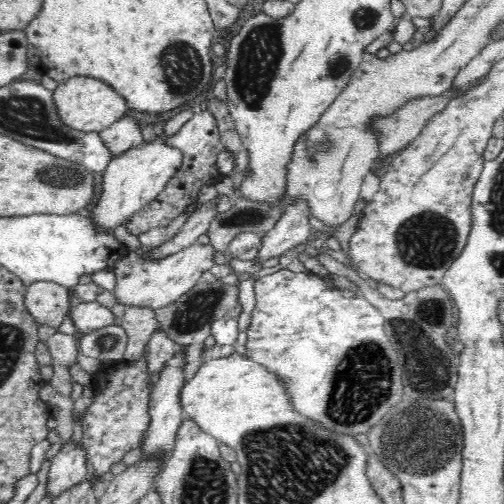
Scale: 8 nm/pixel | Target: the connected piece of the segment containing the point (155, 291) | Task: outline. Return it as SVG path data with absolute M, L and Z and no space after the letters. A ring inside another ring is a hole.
M196 242L189 247L177 250L159 259L148 259L127 252L111 270L115 276L115 283L110 291L114 300L126 308L151 308L156 310L174 302L180 295L191 290L194 283L206 270L215 264L216 250L209 244Z

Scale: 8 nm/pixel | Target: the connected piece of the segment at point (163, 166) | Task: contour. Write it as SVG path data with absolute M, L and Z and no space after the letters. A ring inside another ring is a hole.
M161 137L152 142L144 141L140 146L130 148L120 156L110 159L102 171L98 194L88 208L90 212L88 218L93 230L102 234L113 232L115 228L122 226L135 212L162 191L180 161L181 154L166 146Z

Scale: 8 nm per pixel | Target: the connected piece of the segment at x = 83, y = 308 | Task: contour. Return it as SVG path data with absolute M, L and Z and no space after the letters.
M96 300L70 306L67 312L68 318L72 320L72 326L76 328L75 336L78 338L94 330L119 323L112 311Z

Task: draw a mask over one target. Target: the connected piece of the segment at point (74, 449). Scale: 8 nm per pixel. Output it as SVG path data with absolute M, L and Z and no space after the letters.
M65 443L56 456L50 458L50 466L46 470L46 498L56 498L62 492L68 492L86 481L88 469L86 450L83 446Z

